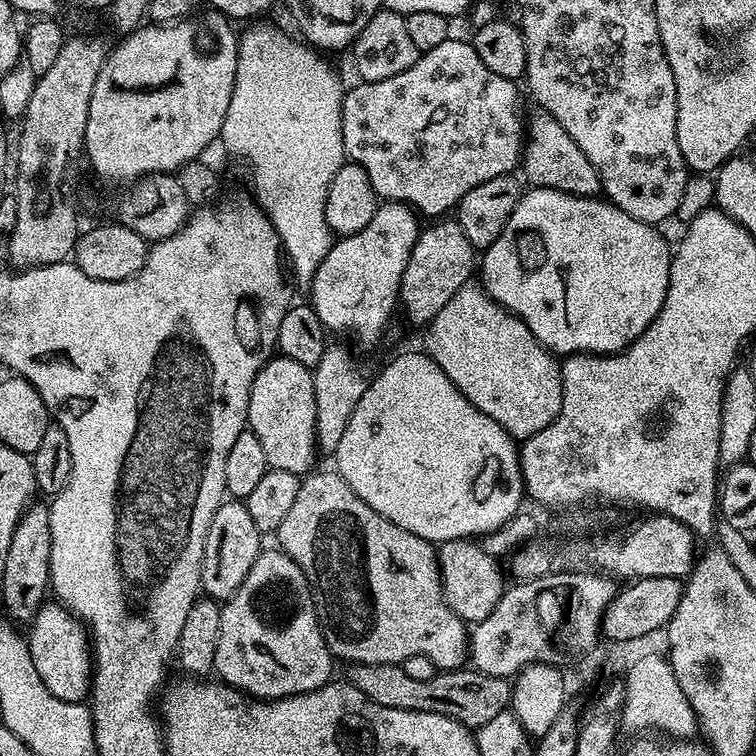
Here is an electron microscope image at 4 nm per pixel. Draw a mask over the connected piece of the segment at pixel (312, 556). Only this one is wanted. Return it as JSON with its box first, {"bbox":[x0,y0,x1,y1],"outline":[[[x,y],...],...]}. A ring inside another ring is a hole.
{"bbox":[274,470,470,670],"outline":[[[335,470],[313,471],[300,482],[298,499],[274,534],[280,551],[308,574],[308,585],[316,603],[316,617],[326,646],[337,661],[348,664],[398,664],[406,658],[425,656],[438,670],[456,670],[470,656],[469,625],[444,600],[440,581],[440,557],[429,542],[394,526],[378,514]]]}

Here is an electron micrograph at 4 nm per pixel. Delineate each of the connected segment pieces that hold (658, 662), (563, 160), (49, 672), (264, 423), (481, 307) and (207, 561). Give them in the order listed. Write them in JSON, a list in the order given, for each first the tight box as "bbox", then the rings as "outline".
[{"bbox":[622,655,698,738],"outline":[[[650,655],[645,659],[640,659],[627,670],[622,680],[624,686],[624,711],[622,713],[622,724],[625,729],[636,732],[632,734],[644,734],[649,730],[655,730],[668,738],[692,738],[697,735],[698,725],[696,715],[686,698],[682,694],[682,686],[678,686],[678,678],[674,678],[674,670],[667,655]]]},{"bbox":[522,110,602,197],"outline":[[[536,110],[532,121],[529,119],[526,124],[526,147],[522,157],[523,172],[525,176],[523,179],[525,181],[528,179],[527,183],[534,188],[562,190],[566,194],[575,196],[599,197],[602,192],[598,170],[594,170],[590,158],[586,158],[582,150],[578,150],[578,142],[574,142],[574,138],[570,138],[570,134],[566,134],[566,130],[558,126],[555,118],[543,110]]]},{"bbox":[30,602,90,700],"outline":[[[45,602],[30,621],[30,647],[34,670],[48,684],[50,694],[63,700],[80,700],[90,688],[90,637],[79,620],[59,602]]]},{"bbox":[247,354,318,477],"outline":[[[279,354],[266,361],[252,383],[247,427],[258,434],[269,468],[290,470],[299,477],[311,473],[318,457],[312,369]]]},{"bbox":[423,282,562,442],"outline":[[[469,282],[434,314],[434,318],[426,325],[423,347],[428,357],[466,394],[482,414],[490,414],[502,430],[512,435],[513,440],[523,442],[529,440],[538,430],[546,430],[554,418],[558,418],[558,410],[562,410],[562,374],[557,357],[541,346],[538,338],[530,334],[526,322],[522,322],[513,312],[507,312],[498,302],[489,298],[479,283]]]},{"bbox":[200,498,262,602],"outline":[[[236,498],[225,499],[218,506],[214,518],[210,518],[210,530],[206,530],[206,546],[200,567],[200,586],[205,597],[217,602],[230,599],[238,586],[246,582],[246,574],[258,558],[262,550],[262,534],[254,521],[250,519],[250,510],[246,510],[243,502]]]}]

